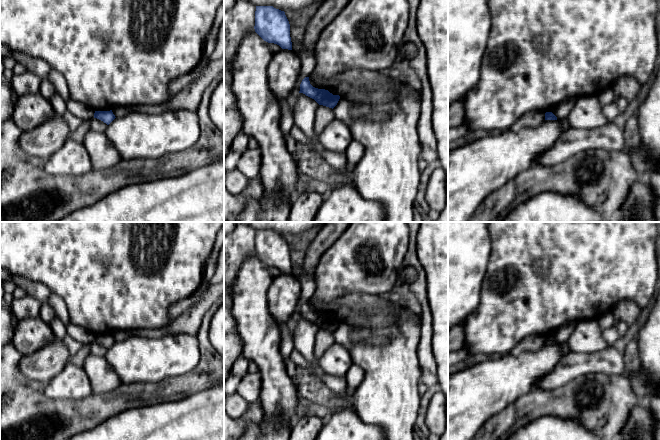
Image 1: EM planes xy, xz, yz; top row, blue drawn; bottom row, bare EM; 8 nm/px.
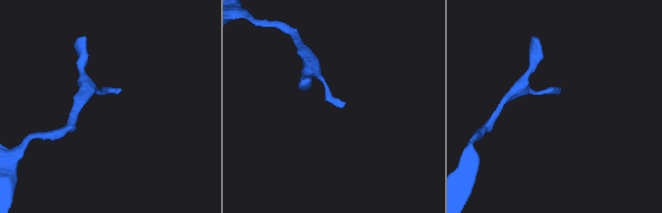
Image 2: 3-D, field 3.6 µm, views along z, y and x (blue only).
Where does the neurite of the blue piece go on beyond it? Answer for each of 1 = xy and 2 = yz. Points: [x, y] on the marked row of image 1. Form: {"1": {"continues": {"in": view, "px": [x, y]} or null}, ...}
{"1": {"continues": null}, "2": {"continues": null}}

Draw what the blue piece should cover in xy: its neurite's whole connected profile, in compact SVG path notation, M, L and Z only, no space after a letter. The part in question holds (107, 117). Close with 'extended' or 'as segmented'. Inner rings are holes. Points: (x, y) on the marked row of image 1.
M112 110L110 111L95 111L94 118L97 118L107 125L109 125L116 117L113 114Z | as segmented

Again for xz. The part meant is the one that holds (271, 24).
M256 6L254 29L264 41L292 50L290 24L284 11L273 6Z | as segmented

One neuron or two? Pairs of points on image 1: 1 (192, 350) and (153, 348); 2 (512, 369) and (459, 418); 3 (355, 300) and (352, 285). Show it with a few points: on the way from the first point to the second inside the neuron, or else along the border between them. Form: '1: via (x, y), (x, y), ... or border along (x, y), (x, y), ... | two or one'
1: via (182, 350), (163, 350) | one
2: via (499, 381), (494, 383), (472, 405) | one
3: border along (376, 295), (346, 293), (332, 303) | two

